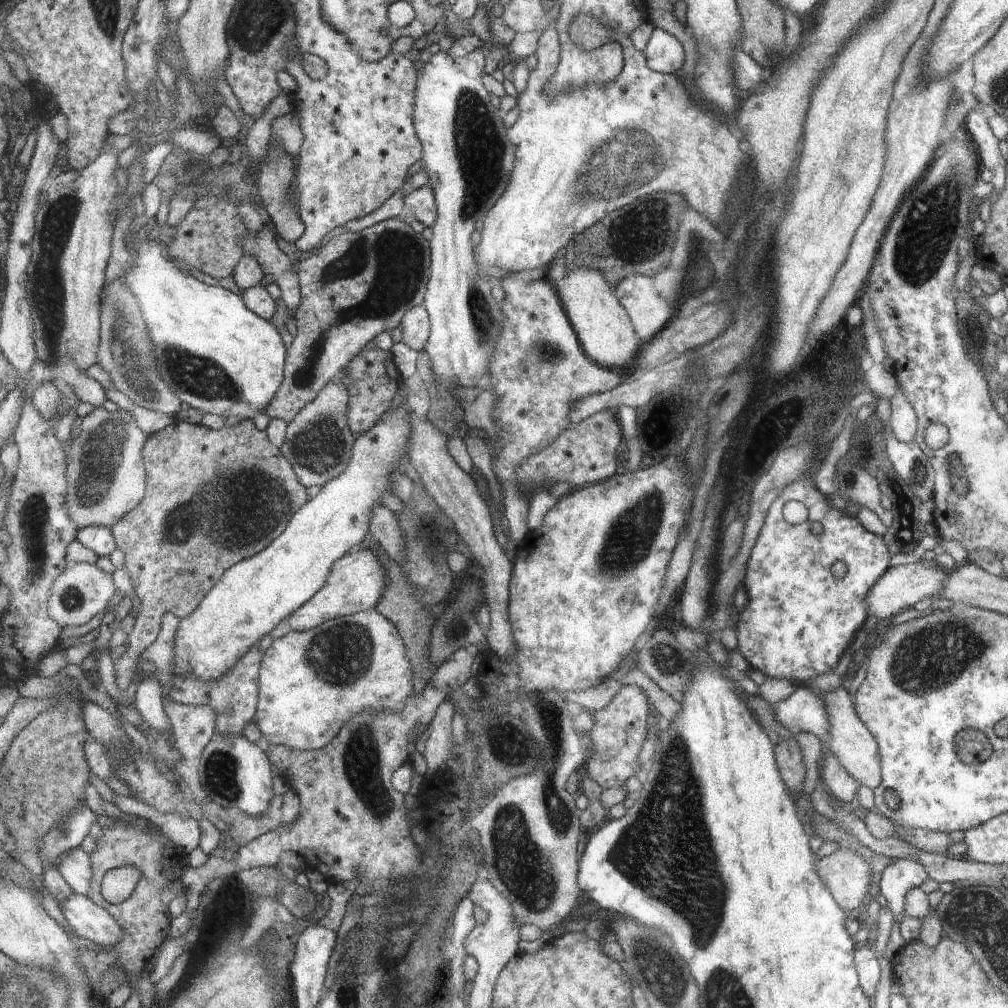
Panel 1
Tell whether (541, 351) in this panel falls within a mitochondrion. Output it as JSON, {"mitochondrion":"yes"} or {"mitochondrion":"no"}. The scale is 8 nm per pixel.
{"mitochondrion":"yes"}

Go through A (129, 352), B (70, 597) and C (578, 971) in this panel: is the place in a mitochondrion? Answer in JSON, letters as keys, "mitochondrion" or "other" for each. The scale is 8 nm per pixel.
{"A":"mitochondrion","B":"mitochondrion","C":"other"}

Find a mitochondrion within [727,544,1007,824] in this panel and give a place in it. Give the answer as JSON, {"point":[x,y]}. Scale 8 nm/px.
{"point":[928,660]}

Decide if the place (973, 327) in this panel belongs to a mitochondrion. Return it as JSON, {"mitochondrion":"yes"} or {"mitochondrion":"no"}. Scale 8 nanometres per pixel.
{"mitochondrion":"yes"}

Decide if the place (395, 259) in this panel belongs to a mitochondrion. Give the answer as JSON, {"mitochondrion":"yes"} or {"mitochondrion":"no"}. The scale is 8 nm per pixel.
{"mitochondrion":"yes"}

